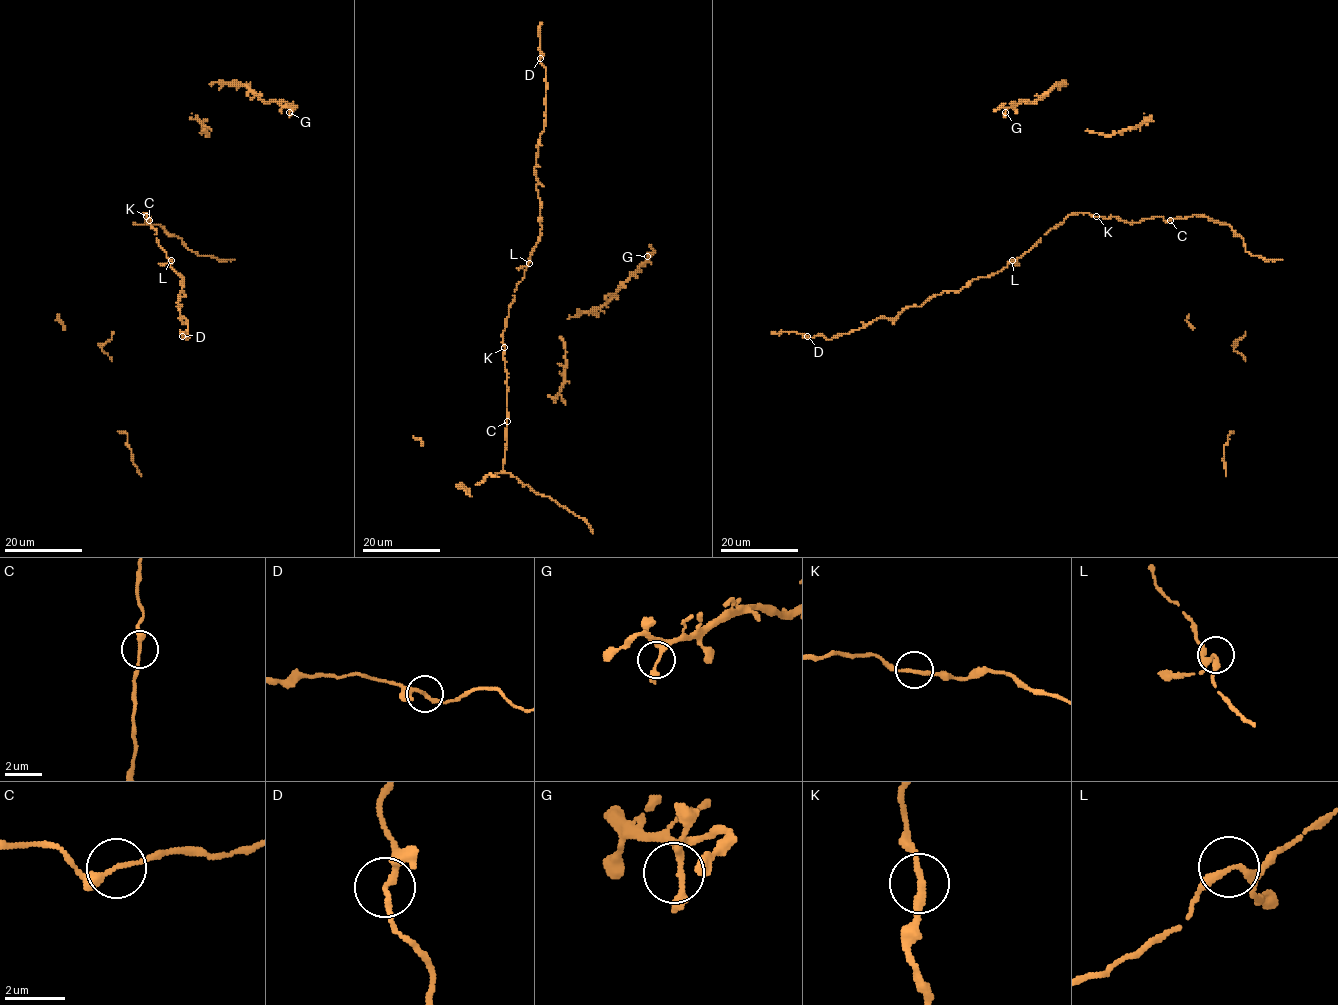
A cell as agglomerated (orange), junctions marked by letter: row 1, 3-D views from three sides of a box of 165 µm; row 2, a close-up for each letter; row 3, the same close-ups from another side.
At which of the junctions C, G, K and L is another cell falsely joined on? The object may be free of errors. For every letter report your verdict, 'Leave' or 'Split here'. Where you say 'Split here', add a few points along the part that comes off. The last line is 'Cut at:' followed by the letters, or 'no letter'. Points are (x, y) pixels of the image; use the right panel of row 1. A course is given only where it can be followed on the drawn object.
C: Leave
G: Leave
K: Leave
L: Leave
Cut at: no letter

